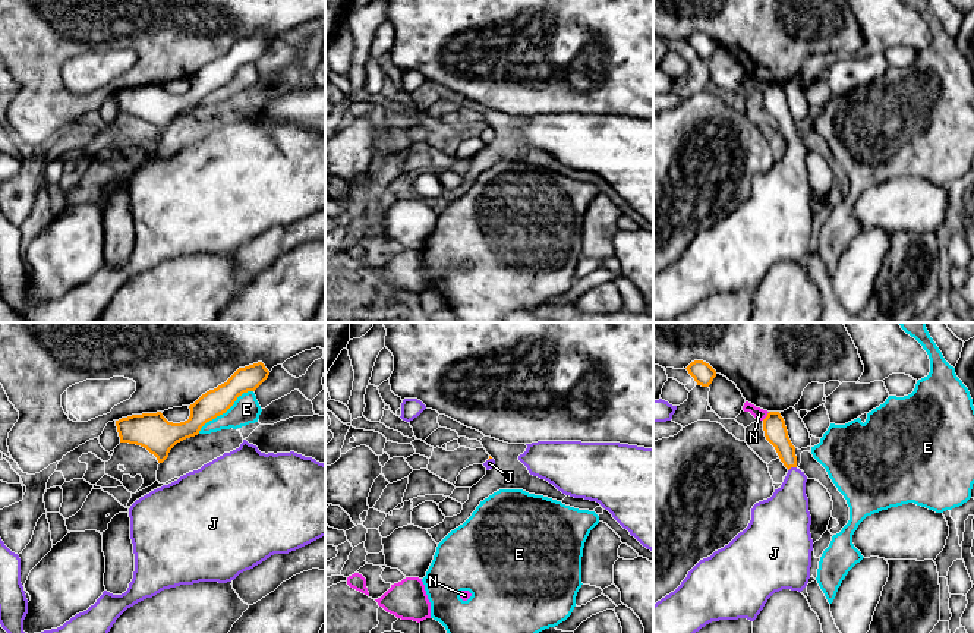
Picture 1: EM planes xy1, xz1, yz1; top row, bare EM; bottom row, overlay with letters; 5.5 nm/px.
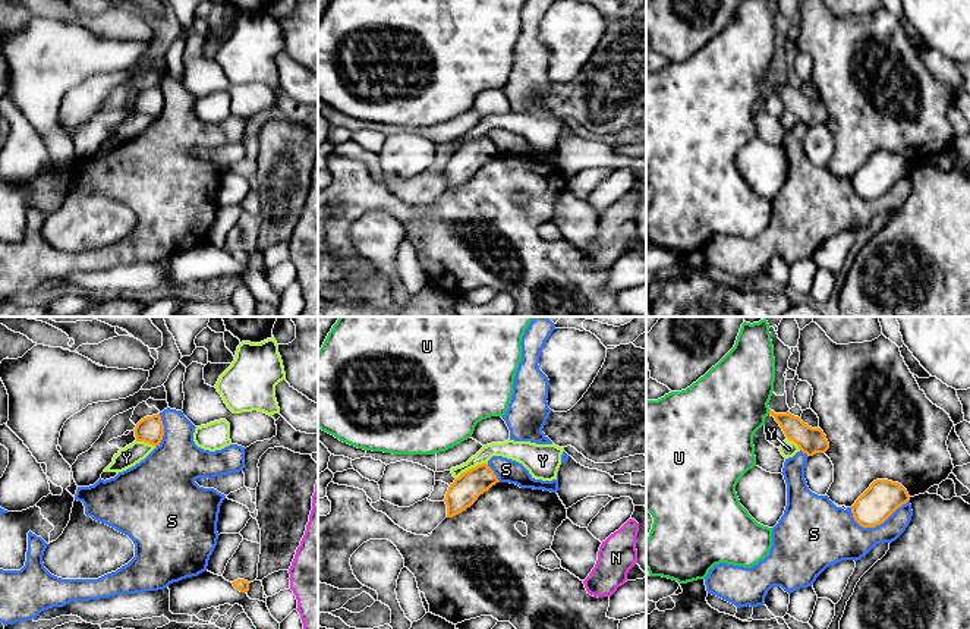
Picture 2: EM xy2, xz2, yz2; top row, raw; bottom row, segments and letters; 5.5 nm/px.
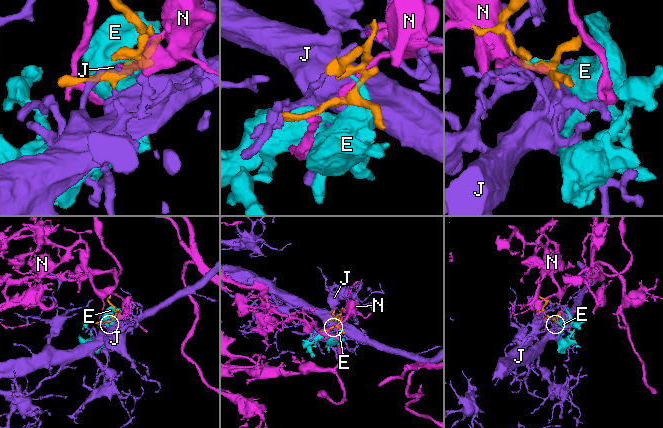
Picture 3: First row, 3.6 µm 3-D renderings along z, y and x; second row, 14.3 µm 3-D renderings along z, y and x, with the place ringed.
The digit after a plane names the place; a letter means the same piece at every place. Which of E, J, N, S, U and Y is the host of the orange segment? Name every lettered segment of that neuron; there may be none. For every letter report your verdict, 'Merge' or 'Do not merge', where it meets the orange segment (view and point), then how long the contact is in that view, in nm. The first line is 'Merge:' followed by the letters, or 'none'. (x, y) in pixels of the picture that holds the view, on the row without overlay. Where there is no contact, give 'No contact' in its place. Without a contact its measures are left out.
Merge: J
E: Do not merge. Touches orange at xy1 (224, 84). Shared border 380 nm
J: Merge. Touches orange at yz1 (791, 138). Shared border 50 nm
N: Do not merge. Touches orange at yz1 (766, 88). Shared border 60 nm
S: Do not merge. Touches orange at yz2 (878, 195). Shared border 340 nm
U: Do not merge. Touches orange at yz2 (769, 84). Shared border 30 nm
Y: Do not merge. Touches orange at xz2 (472, 140). Shared border 200 nm

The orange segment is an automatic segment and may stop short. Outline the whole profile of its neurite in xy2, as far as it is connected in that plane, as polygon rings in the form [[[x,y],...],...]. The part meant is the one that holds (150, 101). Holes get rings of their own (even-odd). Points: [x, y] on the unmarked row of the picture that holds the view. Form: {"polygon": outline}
{"polygon": [[[160,85],[141,91],[135,98],[136,113],[160,117],[164,107],[164,97]]]}

